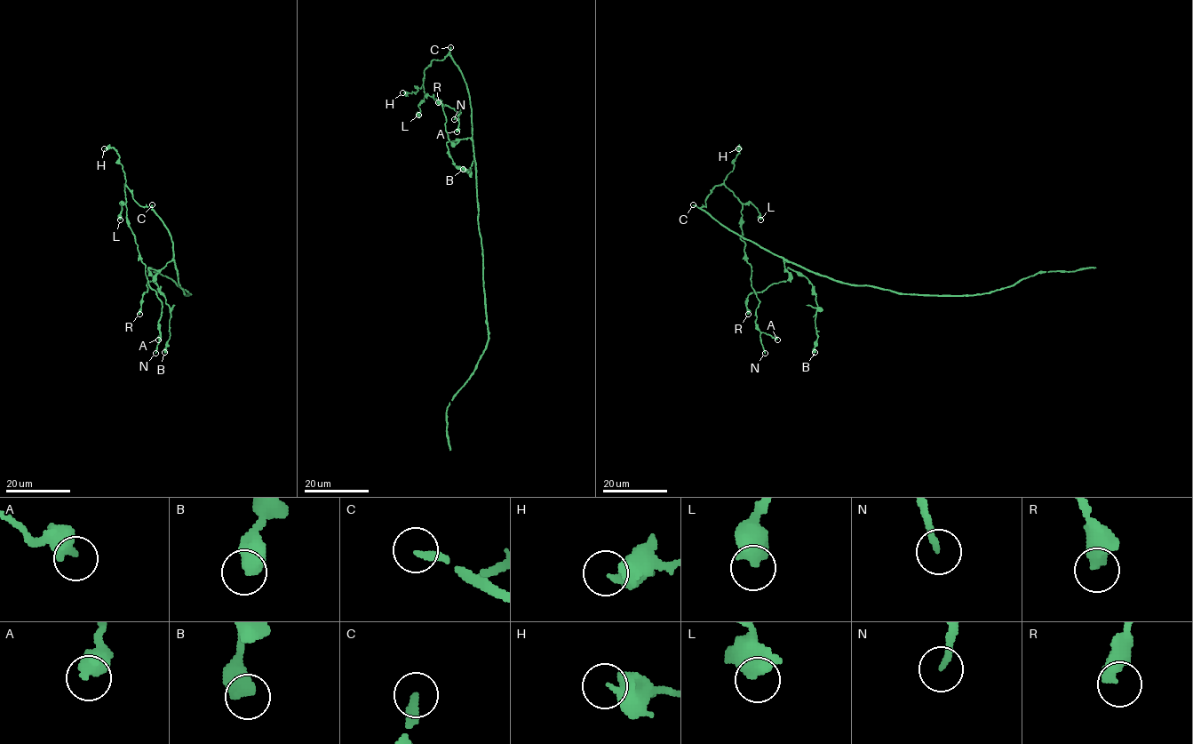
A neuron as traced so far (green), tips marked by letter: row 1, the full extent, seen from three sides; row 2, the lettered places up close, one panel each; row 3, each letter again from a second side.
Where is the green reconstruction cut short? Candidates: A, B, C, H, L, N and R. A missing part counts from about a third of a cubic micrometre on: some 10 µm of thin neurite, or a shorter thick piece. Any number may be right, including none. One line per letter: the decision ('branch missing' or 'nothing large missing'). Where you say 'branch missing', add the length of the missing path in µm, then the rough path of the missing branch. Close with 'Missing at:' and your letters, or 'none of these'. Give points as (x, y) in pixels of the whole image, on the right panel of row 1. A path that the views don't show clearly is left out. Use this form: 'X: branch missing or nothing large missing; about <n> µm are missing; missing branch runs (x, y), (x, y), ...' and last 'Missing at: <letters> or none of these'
A: nothing large missing
B: nothing large missing
C: nothing large missing
H: nothing large missing
L: nothing large missing
N: nothing large missing
R: nothing large missing
Missing at: none of these

